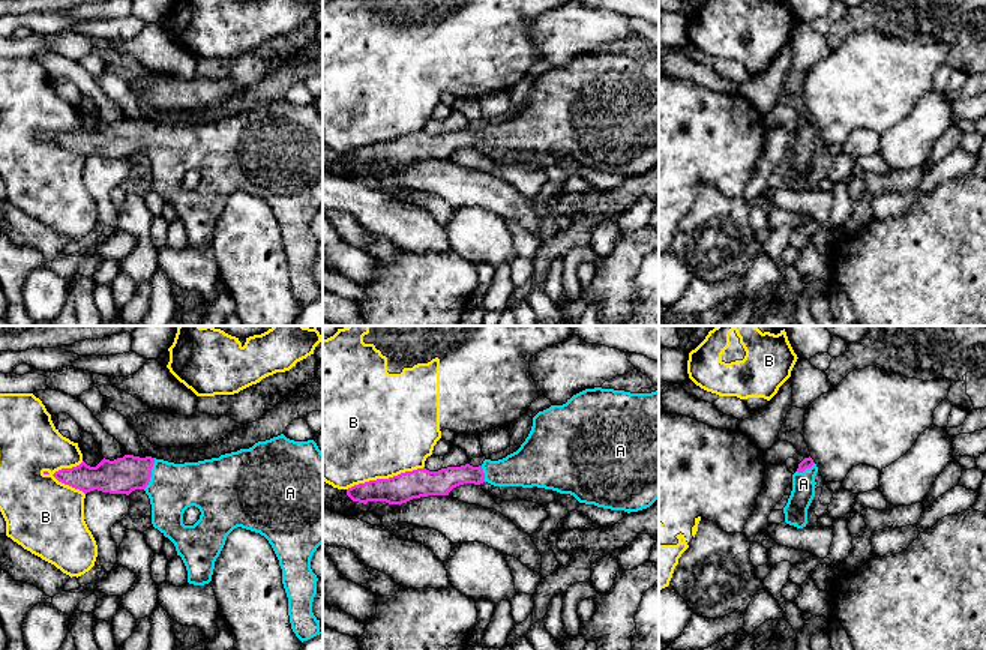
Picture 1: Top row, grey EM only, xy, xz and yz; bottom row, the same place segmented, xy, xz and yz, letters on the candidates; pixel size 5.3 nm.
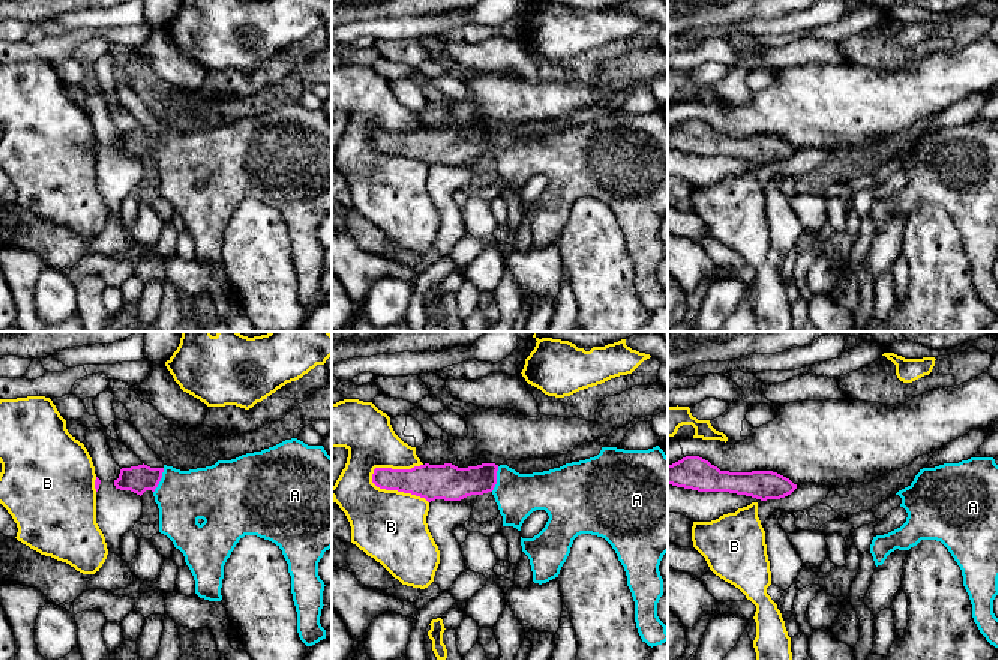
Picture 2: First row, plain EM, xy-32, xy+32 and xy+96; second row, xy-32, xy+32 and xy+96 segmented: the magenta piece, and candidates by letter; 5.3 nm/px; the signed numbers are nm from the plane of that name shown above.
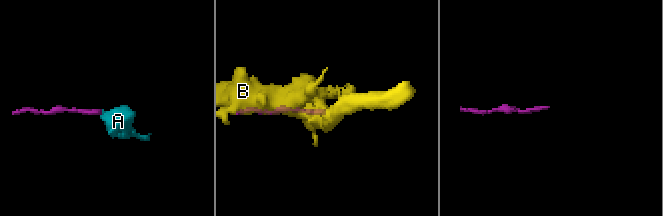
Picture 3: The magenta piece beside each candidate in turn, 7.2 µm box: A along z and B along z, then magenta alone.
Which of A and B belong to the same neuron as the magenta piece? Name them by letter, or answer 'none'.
A

